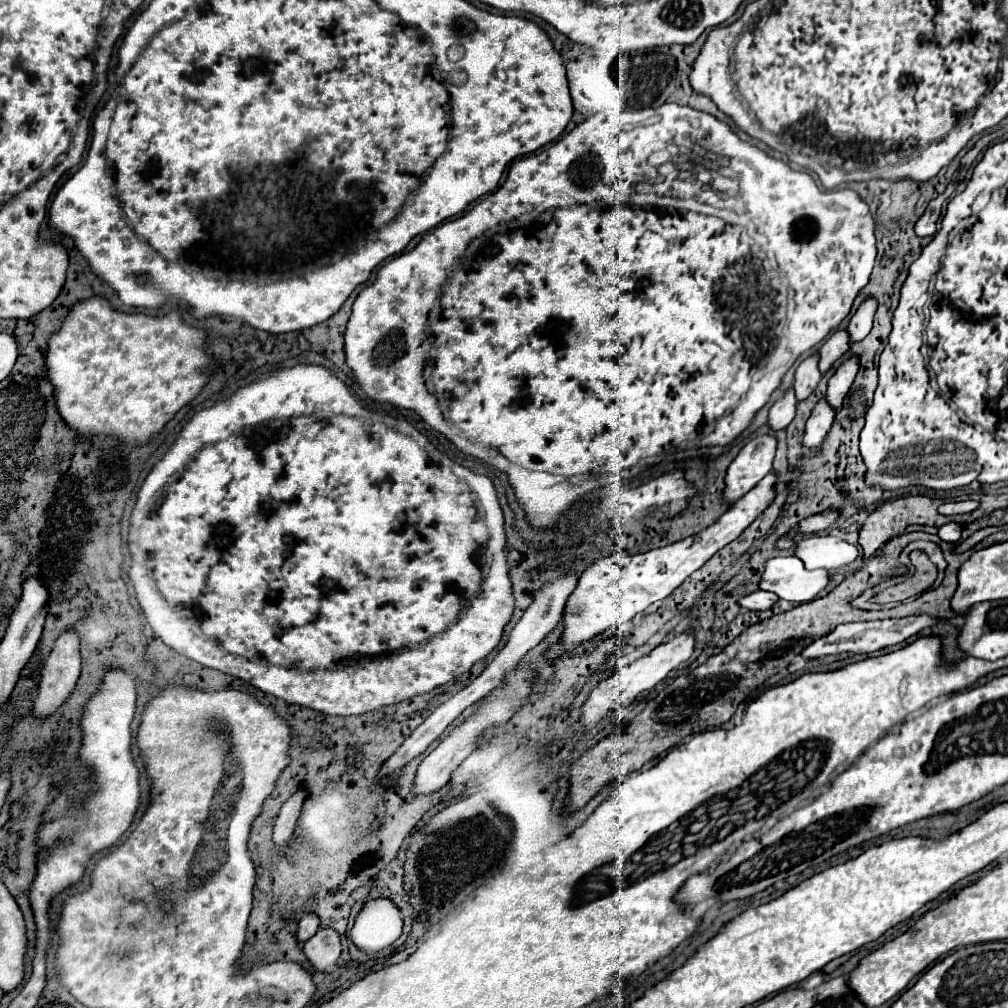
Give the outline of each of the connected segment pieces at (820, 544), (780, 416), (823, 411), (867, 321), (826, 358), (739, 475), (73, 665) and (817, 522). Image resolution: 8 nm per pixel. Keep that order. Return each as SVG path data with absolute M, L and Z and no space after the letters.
M821 535L821 537L803 537L795 547L795 557L799 557L809 569L831 571L841 565L853 563L859 557L859 551L855 545L849 545L837 537Z
M789 387L785 395L777 399L777 403L773 403L773 407L769 409L769 425L775 431L785 429L795 417L795 407L797 407L797 397L793 395L793 387Z
M825 397L819 399L819 403L813 407L813 413L807 421L805 427L805 435L803 435L803 443L807 447L819 447L827 435L827 431L831 429L835 411L833 407L829 407L829 403L825 403Z
M867 297L867 299L859 305L859 309L855 311L855 315L851 317L849 327L847 327L847 331L849 331L849 335L851 335L851 341L863 339L863 337L871 331L875 311L877 311L877 299L875 299L875 297Z
M835 331L819 349L821 373L825 373L847 351L849 351L849 335L845 335L845 331Z
M765 433L751 439L727 469L725 477L727 487L723 491L723 499L735 503L751 487L755 487L773 469L771 463L775 451L777 451L777 439L773 435Z
M65 629L55 645L53 645L53 651L49 653L49 657L45 659L45 665L41 669L41 681L39 681L39 693L37 693L37 699L35 699L35 705L33 705L33 717L35 719L47 719L51 717L67 699L69 695L73 693L75 689L75 683L79 679L79 671L81 671L81 657L79 657L79 635L77 631L71 629Z
M827 511L827 513L821 513L821 515L813 515L813 517L803 519L803 521L799 523L799 531L801 531L803 535L819 533L819 531L827 529L835 519L837 519L837 511Z

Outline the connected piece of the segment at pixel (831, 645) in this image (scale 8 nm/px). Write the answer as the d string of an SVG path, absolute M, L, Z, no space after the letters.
M929 615L903 617L903 619L885 619L885 621L867 621L867 623L847 623L847 625L835 627L829 635L823 635L823 637L815 639L809 647L805 647L801 657L803 659L821 659L821 657L835 657L835 655L841 655L841 653L871 655L871 653L877 653L885 647L903 643L909 637L915 637L915 635L923 633L929 627L935 627L937 623L941 623L941 619L939 617L929 617Z

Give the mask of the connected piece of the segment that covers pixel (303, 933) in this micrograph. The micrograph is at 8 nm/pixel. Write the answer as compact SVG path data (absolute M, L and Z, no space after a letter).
M315 913L303 915L303 919L299 921L299 931L297 931L299 943L305 943L311 935L315 935L317 929L319 929L319 917Z

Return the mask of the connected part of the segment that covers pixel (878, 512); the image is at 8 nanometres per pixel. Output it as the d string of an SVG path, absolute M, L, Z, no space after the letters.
M911 495L911 497L901 497L901 499L895 499L895 501L885 501L885 503L881 503L865 521L863 521L863 525L861 525L861 529L859 529L859 545L861 545L861 549L863 549L863 557L865 559L869 559L877 549L881 549L885 543L889 543L889 539L895 539L897 535L901 535L909 525L929 525L929 527L943 527L945 523L959 523L959 525L969 525L969 523L973 523L975 519L979 519L979 517L985 517L985 515L989 515L991 511L995 511L989 503L985 503L985 501L989 501L989 499L981 499L983 503L981 503L981 507L977 509L977 511L973 511L973 513L967 513L967 515L953 515L953 517L943 517L943 515L939 515L937 513L937 507L943 503L941 499L933 499L933 497L923 497L923 495Z

